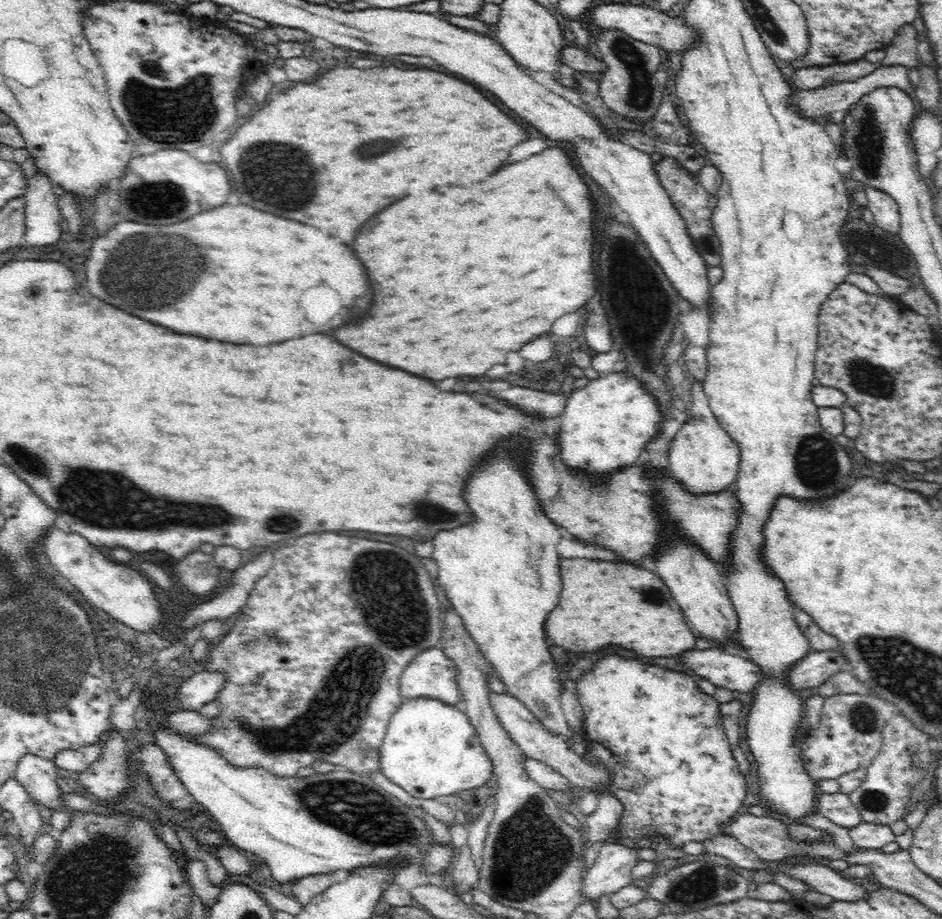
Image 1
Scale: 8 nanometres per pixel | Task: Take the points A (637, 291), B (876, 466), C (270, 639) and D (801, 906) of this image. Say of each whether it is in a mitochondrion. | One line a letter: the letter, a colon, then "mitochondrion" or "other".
A: mitochondrion
B: other
C: mitochondrion
D: other

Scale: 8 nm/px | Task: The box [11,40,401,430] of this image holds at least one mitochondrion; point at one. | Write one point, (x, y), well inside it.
(187, 113)

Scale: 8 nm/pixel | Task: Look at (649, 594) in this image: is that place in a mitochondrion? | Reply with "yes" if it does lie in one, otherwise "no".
yes

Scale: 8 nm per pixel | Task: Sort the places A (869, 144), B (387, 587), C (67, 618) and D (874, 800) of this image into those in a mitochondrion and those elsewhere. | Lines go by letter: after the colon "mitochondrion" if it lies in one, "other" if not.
A: mitochondrion
B: mitochondrion
C: mitochondrion
D: mitochondrion

